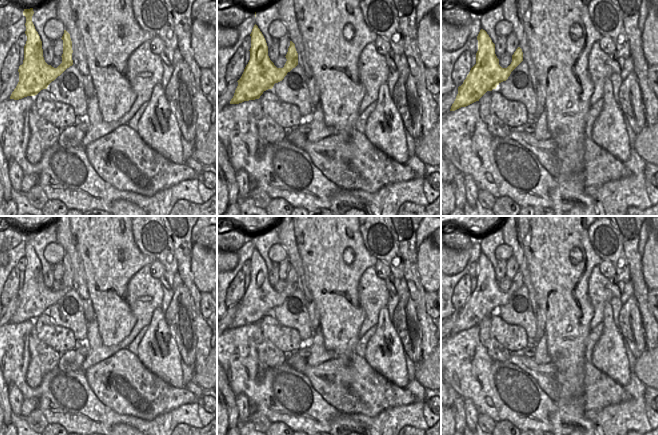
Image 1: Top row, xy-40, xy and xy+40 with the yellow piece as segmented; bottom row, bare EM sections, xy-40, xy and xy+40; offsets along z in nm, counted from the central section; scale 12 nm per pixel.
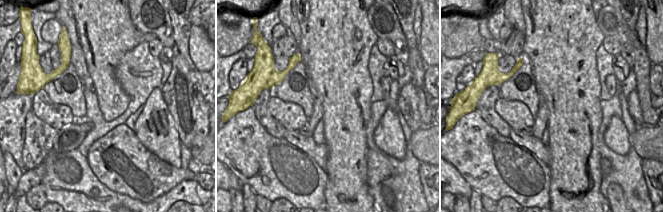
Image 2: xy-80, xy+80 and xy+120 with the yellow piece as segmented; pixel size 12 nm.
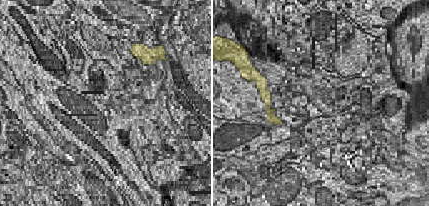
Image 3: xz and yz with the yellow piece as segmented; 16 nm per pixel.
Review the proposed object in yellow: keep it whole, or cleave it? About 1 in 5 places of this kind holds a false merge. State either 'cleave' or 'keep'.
keep

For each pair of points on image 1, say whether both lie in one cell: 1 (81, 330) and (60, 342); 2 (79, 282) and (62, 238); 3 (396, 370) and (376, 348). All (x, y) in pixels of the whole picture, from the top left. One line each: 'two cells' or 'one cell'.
1: two cells
2: one cell
3: one cell

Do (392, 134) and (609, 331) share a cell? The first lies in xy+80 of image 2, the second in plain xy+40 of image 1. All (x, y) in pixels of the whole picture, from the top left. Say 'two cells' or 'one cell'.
one cell

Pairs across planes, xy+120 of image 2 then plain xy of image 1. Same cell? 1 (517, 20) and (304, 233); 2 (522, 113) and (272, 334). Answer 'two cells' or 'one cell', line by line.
1: two cells
2: one cell

